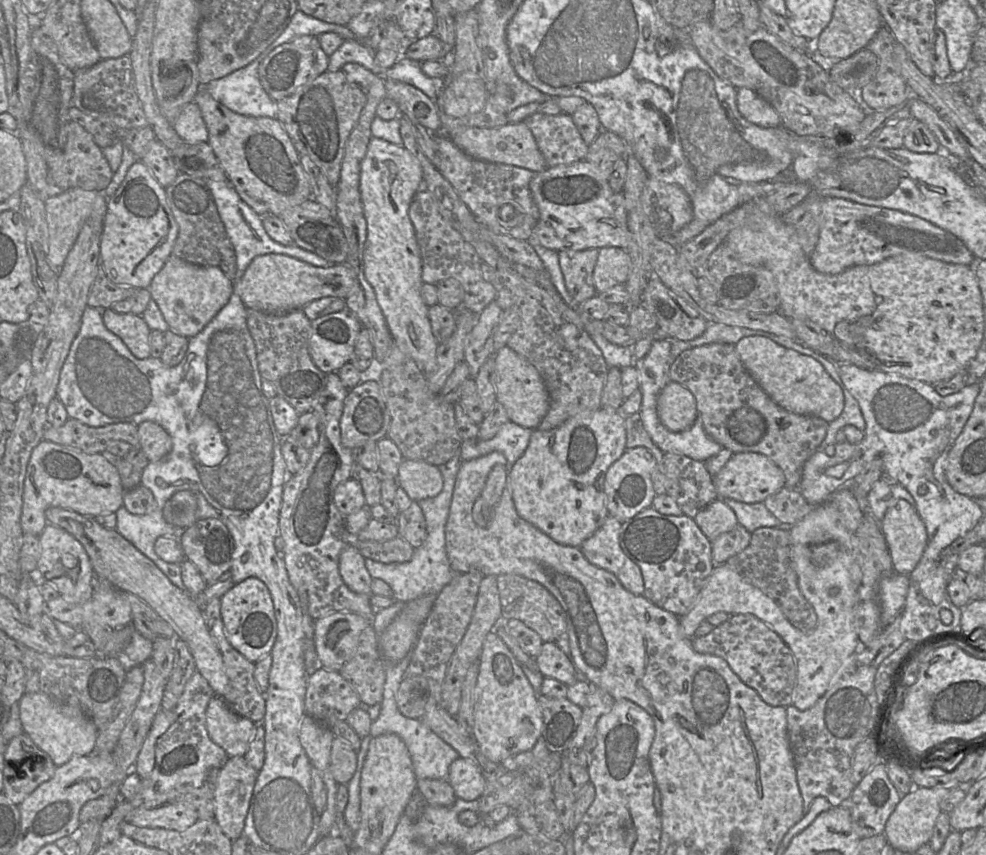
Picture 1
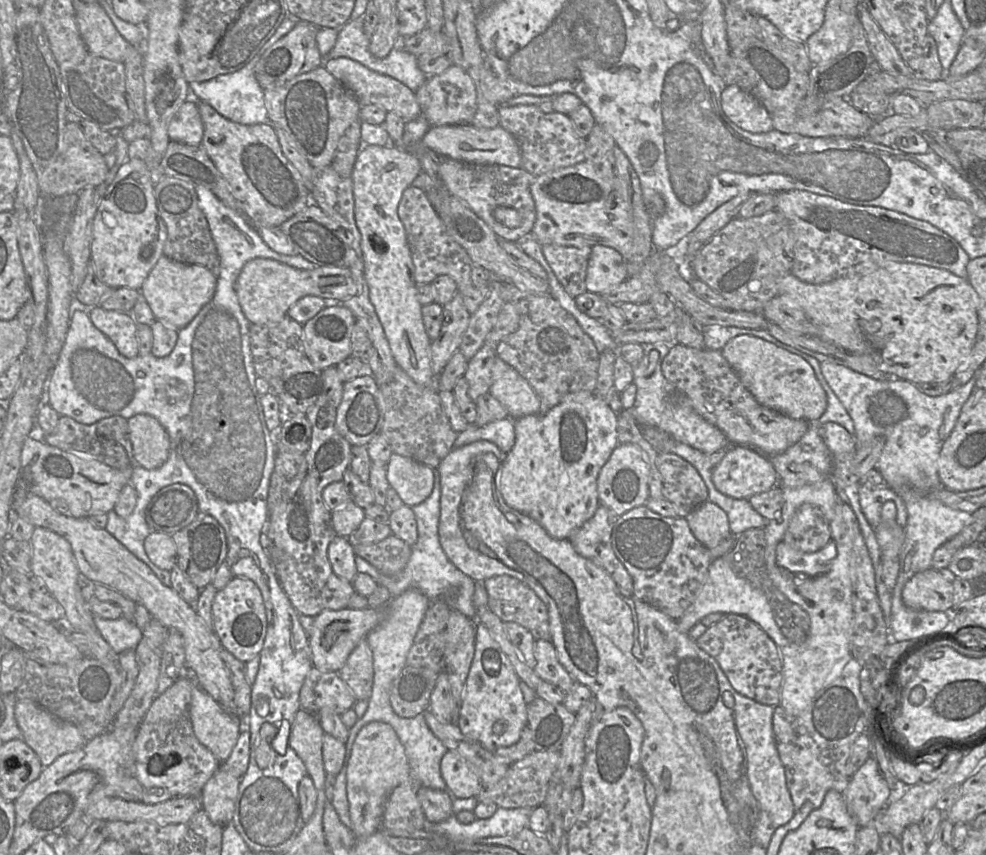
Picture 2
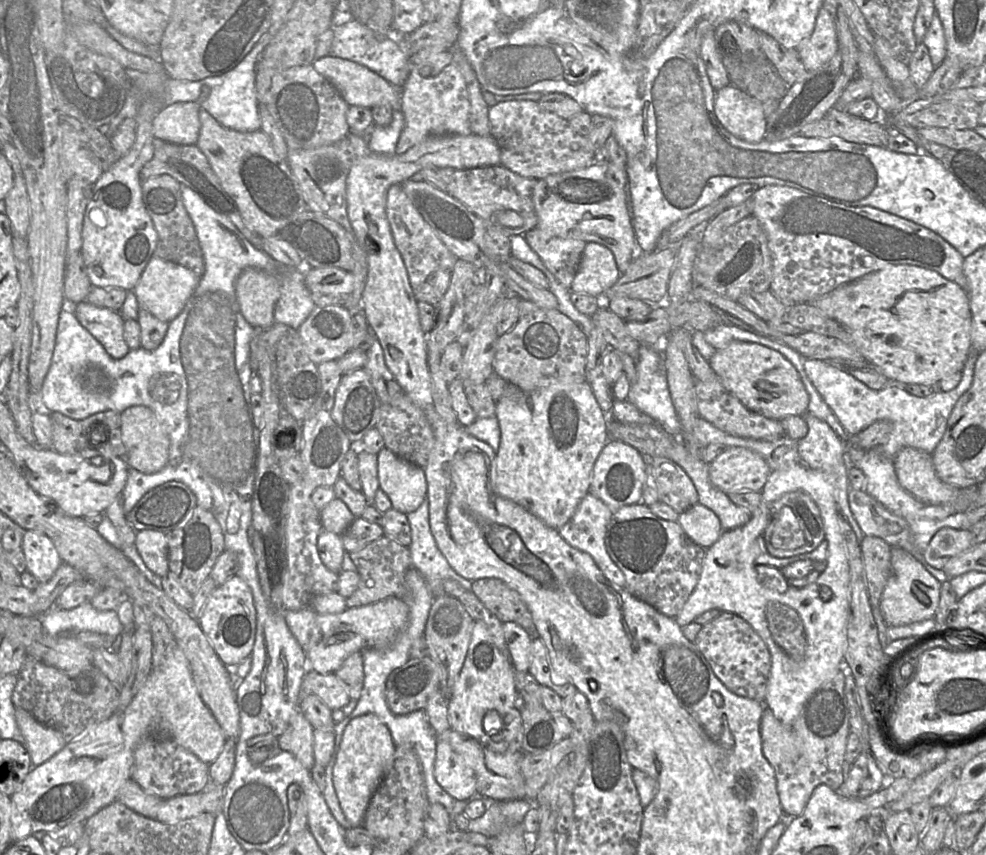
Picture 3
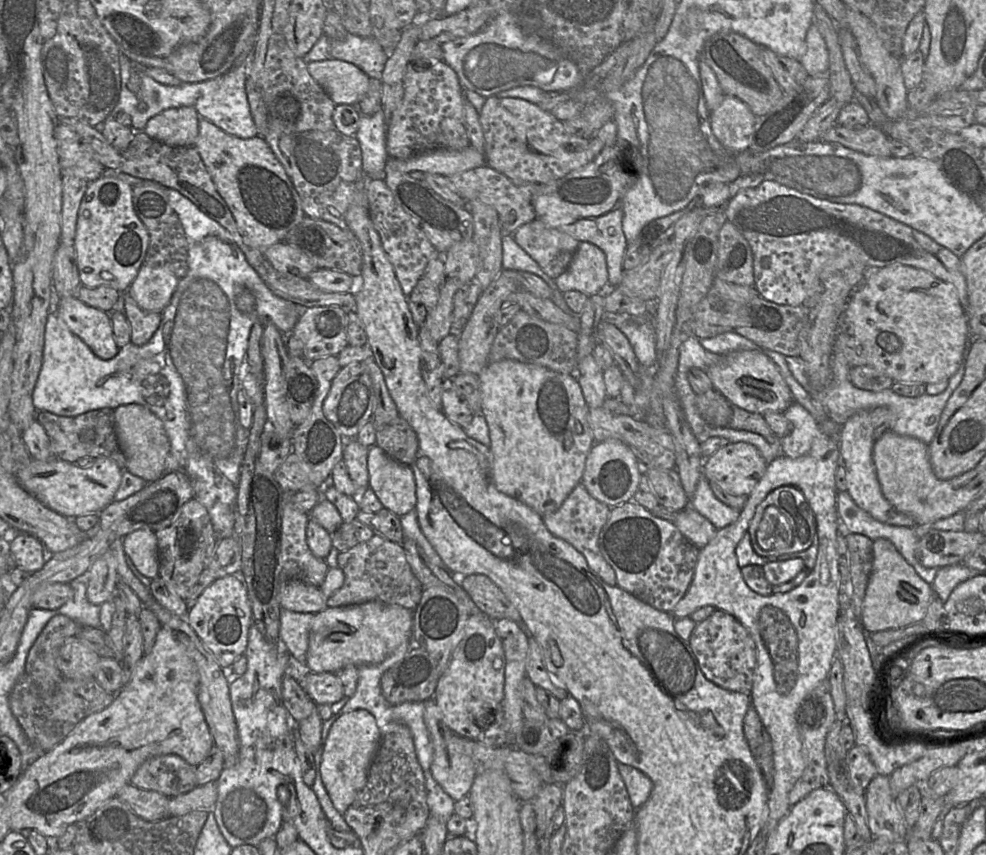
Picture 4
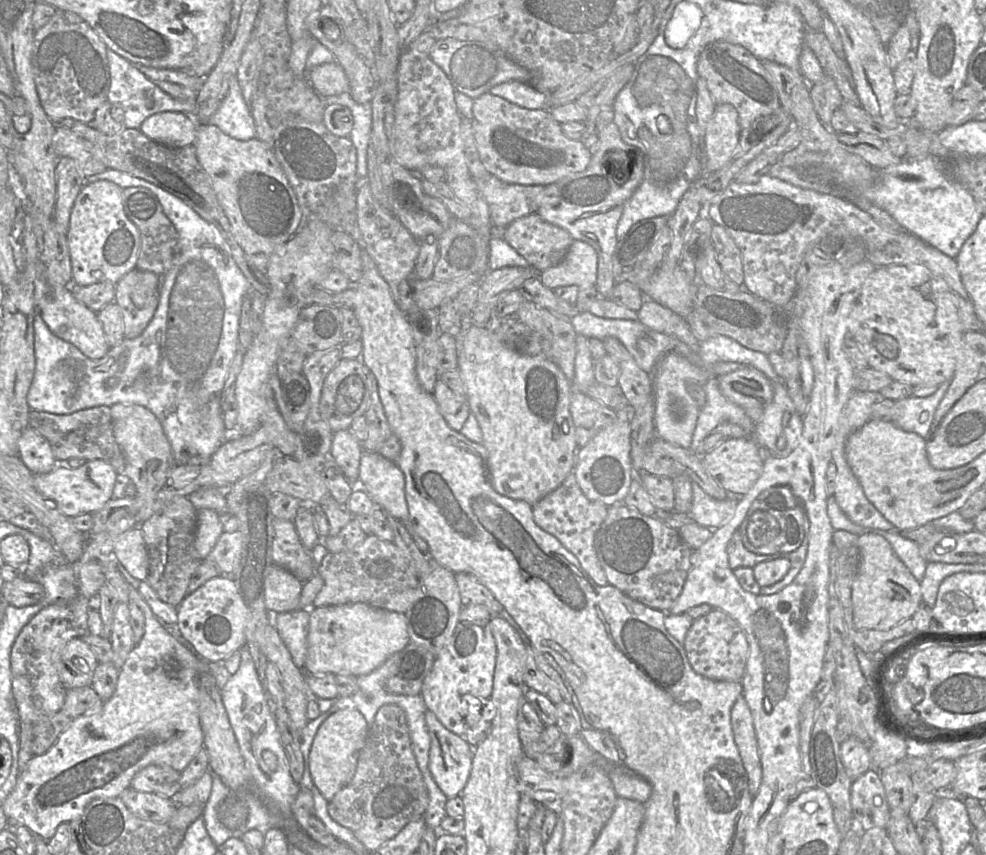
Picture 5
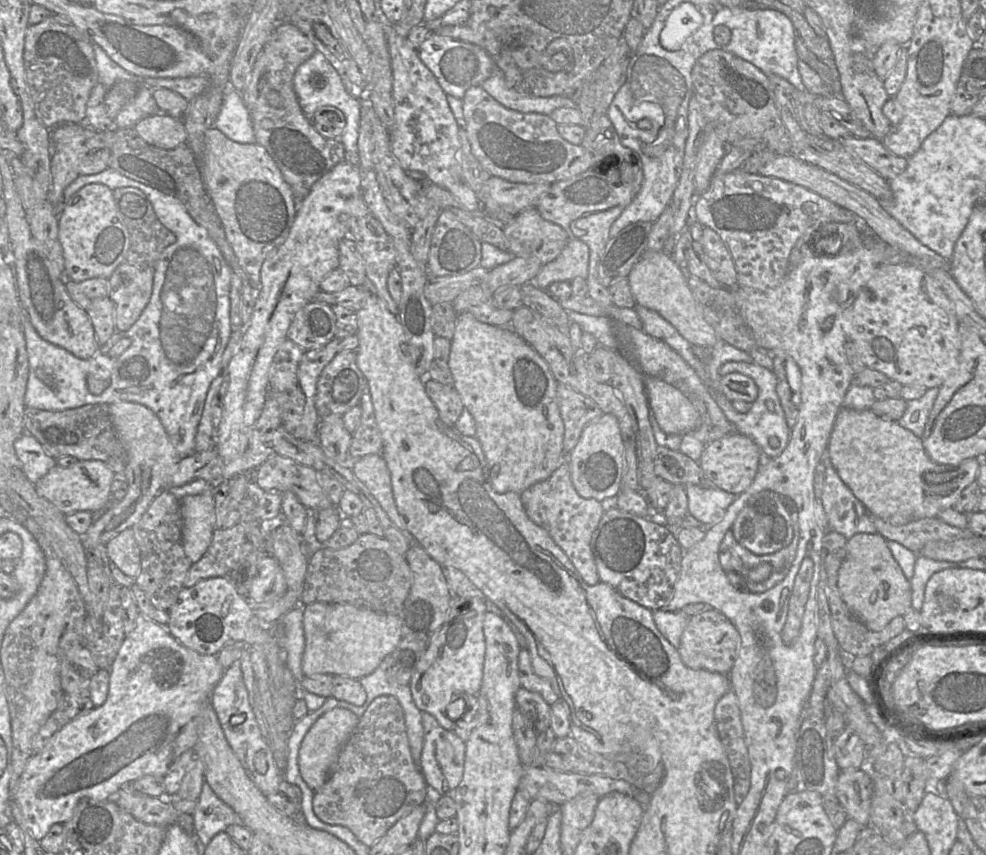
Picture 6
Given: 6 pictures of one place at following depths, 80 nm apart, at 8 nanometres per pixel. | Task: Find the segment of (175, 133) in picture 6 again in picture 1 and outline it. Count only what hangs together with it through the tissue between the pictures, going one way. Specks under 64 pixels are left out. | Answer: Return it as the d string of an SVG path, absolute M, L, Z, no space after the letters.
M192 101L179 112L173 123L178 136L189 144L207 143L208 130L198 105Z

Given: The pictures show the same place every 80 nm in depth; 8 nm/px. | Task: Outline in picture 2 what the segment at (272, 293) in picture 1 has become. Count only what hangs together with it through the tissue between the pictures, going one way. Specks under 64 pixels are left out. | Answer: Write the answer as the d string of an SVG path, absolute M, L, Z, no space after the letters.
M255 258L245 264L235 284L241 309L250 324L274 325L287 314L288 309L304 296L312 295L326 301L345 301L357 293L350 269L322 266L303 270L269 258Z

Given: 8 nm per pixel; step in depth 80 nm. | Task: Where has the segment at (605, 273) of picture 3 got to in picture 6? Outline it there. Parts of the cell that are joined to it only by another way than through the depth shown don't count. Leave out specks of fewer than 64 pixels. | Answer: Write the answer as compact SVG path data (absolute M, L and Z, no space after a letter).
M571 238L555 260L541 266L534 282L544 290L554 282L570 282L577 277L587 282L589 259L588 245L579 239Z

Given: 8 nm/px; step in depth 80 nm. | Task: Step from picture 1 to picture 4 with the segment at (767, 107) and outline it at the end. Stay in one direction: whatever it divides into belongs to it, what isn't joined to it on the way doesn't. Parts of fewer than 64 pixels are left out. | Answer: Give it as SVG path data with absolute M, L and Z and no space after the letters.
M724 95L720 105L711 112L710 125L715 138L727 149L748 149L756 116L740 99Z

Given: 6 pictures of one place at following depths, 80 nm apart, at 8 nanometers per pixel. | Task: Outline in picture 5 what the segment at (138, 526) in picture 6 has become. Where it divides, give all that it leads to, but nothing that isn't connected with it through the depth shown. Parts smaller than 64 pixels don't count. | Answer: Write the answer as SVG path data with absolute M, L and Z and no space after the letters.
M176 497L139 525L149 555L146 582L165 603L177 607L187 595L191 577L202 559L194 548L198 510L186 497Z

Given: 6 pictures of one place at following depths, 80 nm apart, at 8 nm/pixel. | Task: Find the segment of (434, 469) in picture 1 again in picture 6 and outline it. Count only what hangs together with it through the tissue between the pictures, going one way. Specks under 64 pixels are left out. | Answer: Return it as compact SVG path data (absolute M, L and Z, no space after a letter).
M366 455L351 468L354 475L367 487L389 519L401 531L406 531L405 520L399 515L391 486L391 476L381 455Z

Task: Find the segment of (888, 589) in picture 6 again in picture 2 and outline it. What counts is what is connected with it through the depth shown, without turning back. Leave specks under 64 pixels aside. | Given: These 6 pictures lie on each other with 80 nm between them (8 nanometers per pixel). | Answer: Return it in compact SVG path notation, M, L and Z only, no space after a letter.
M931 567L912 576L901 597L904 605L913 610L946 611L953 607L953 585Z

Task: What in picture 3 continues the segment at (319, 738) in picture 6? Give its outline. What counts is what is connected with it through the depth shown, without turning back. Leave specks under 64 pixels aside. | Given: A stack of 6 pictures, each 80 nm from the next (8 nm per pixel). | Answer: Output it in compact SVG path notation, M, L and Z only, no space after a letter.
M373 714L357 716L345 727L335 751L332 780L342 811L352 828L362 825L369 802L393 761L395 748L388 727Z

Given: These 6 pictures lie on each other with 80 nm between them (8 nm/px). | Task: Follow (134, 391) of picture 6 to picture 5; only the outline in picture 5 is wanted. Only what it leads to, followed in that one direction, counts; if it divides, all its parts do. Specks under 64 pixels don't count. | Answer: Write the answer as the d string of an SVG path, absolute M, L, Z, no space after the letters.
M109 168L99 174L85 178L85 185L99 180L113 182L122 189L129 187L146 188L157 197L162 206L164 214L171 221L178 234L178 242L174 250L171 267L161 277L158 305L152 320L143 331L143 333L134 339L124 338L118 345L110 347L107 354L100 359L88 358L76 346L54 335L46 323L43 321L42 317L38 314L34 320L34 349L36 367L33 382L27 395L28 405L31 410L44 411L59 415L71 414L80 410L97 406L111 407L115 404L137 404L144 406L145 408L149 409L161 423L163 431L171 447L174 465L204 465L210 460L215 451L225 441L225 427L221 415L221 404L218 396L224 389L229 367L233 362L238 350L239 321L242 304L244 299L246 299L251 294L253 289L233 260L229 247L219 230L212 224L203 220L182 200L145 180Z

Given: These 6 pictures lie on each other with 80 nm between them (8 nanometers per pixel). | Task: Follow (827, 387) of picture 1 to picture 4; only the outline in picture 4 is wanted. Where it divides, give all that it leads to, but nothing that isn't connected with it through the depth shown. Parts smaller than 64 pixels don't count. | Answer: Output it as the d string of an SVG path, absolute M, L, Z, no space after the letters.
M739 350L721 355L720 361L708 371L712 387L719 391L734 408L763 415L784 413L795 401L778 366L766 354L753 350Z

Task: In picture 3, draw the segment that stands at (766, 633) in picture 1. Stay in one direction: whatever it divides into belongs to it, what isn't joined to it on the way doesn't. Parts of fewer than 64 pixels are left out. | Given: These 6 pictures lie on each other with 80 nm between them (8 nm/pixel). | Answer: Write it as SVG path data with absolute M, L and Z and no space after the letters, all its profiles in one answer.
M721 612L717 618L702 626L693 643L728 690L741 697L764 701L771 655L763 640L745 620L735 614Z

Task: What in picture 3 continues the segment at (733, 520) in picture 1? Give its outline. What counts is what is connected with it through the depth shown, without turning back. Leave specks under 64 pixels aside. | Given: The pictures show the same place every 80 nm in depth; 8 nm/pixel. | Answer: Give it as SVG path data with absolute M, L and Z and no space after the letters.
M699 503L680 513L676 521L687 537L704 549L712 546L724 531L718 516Z

